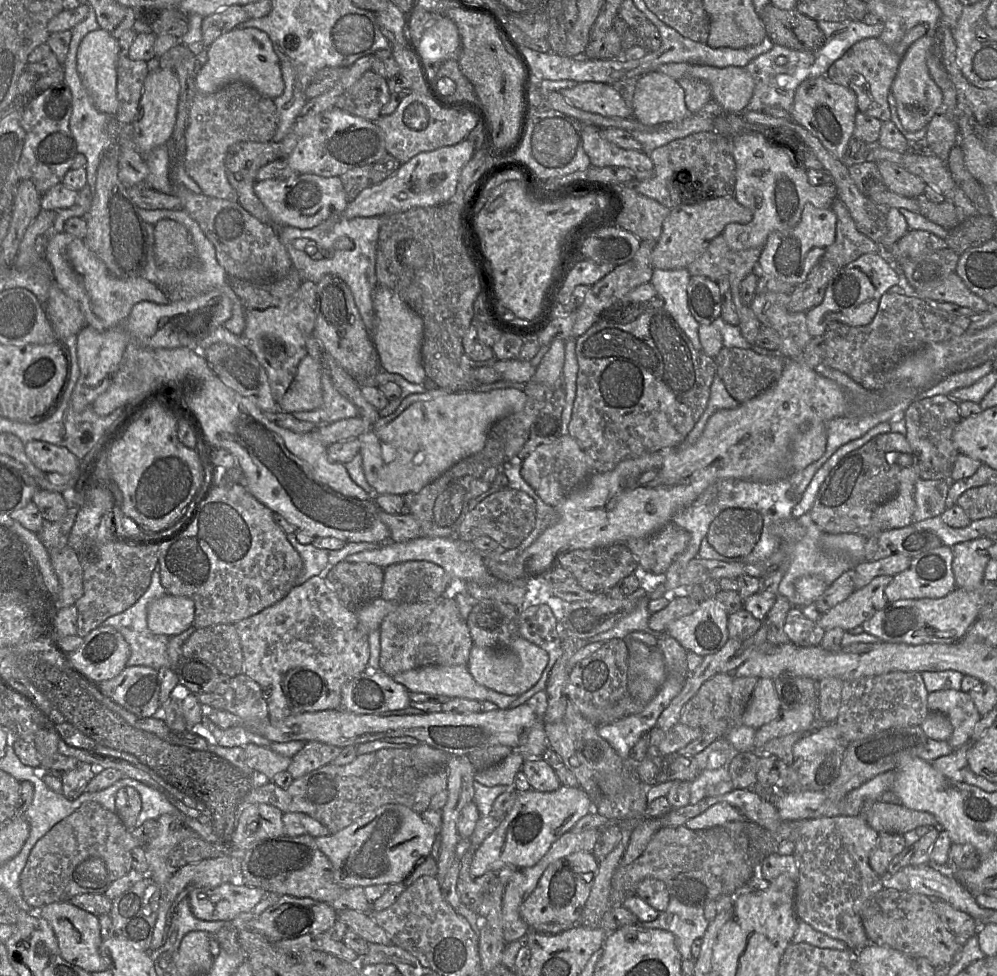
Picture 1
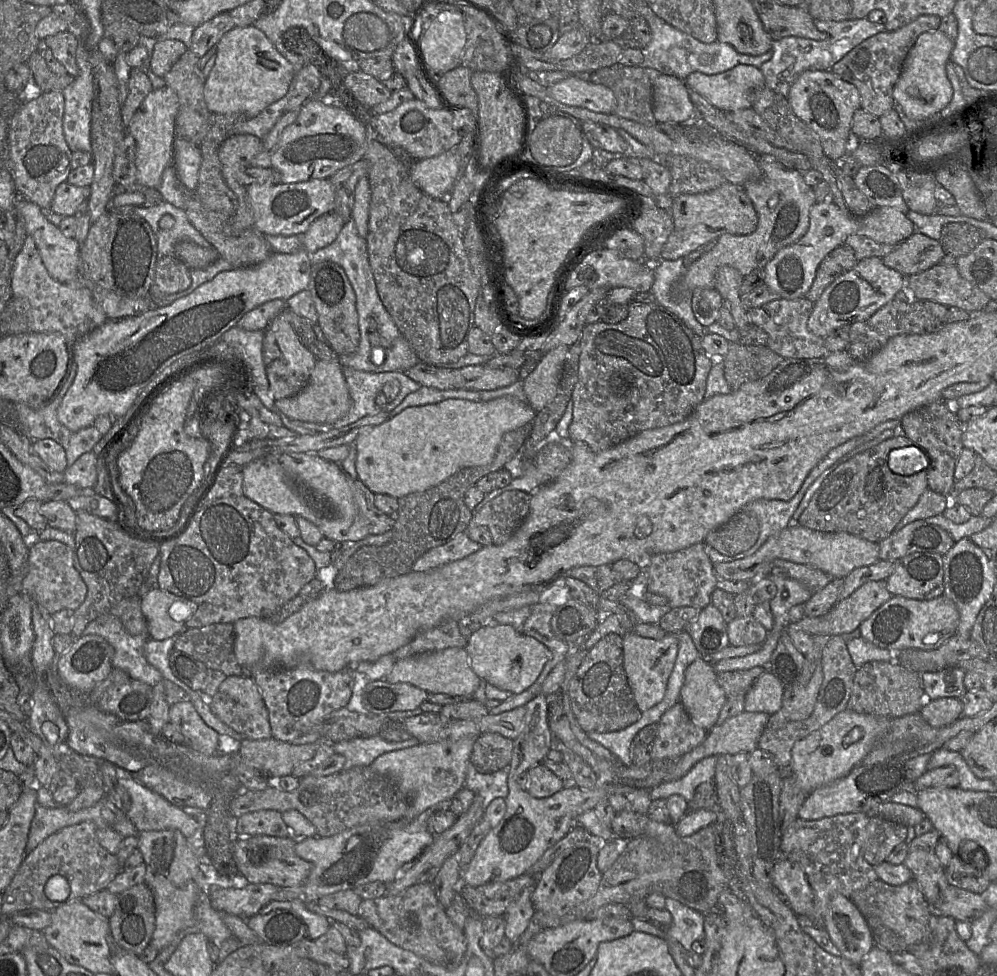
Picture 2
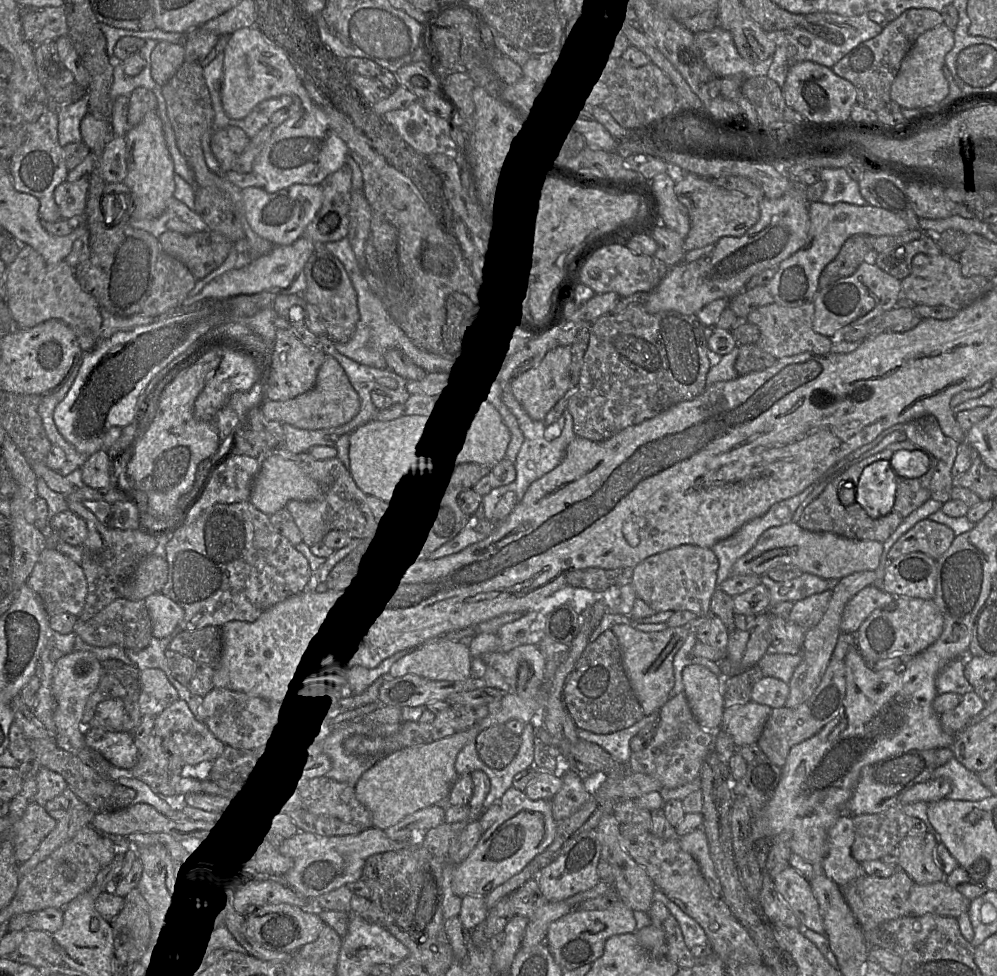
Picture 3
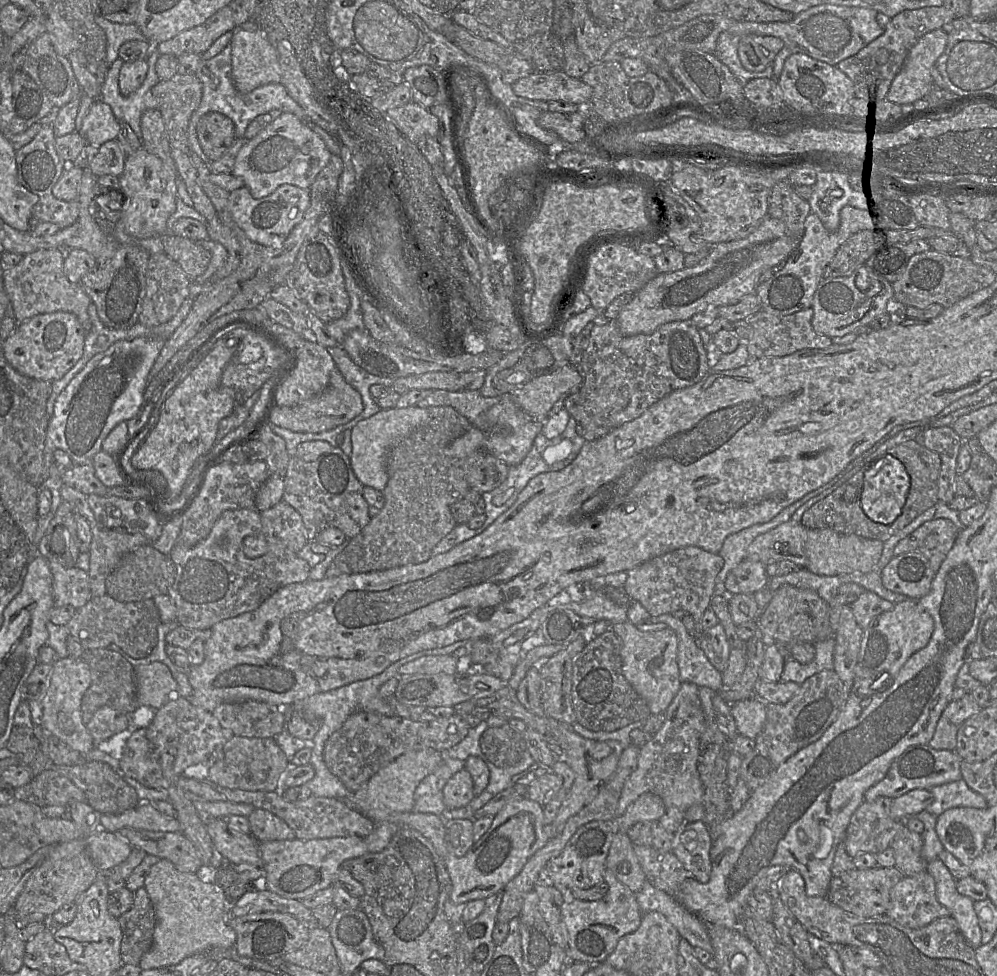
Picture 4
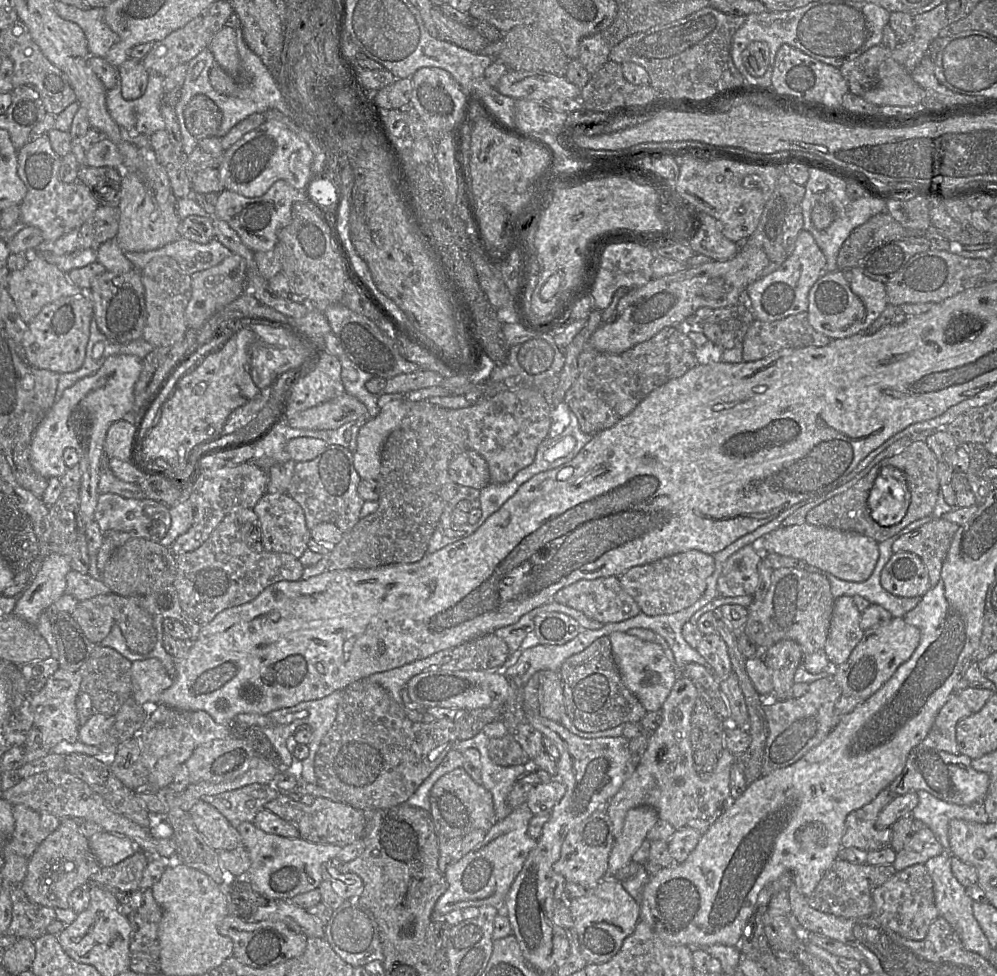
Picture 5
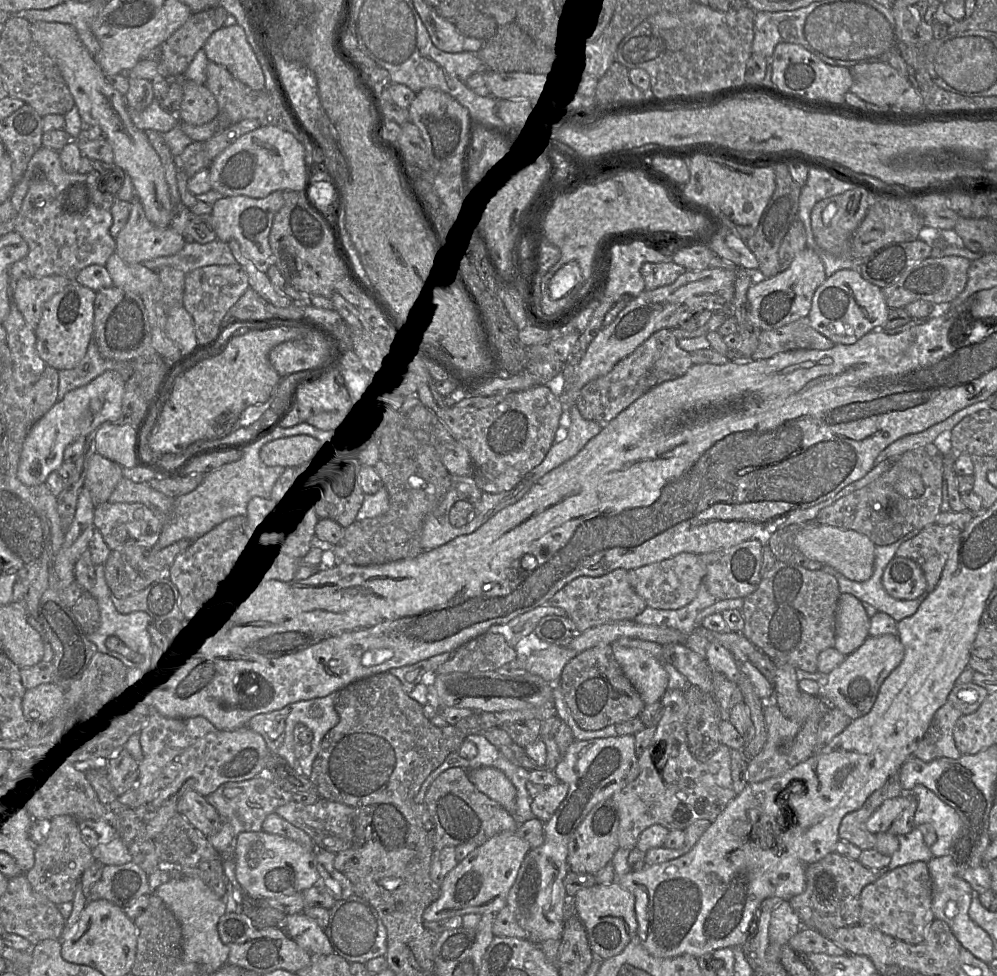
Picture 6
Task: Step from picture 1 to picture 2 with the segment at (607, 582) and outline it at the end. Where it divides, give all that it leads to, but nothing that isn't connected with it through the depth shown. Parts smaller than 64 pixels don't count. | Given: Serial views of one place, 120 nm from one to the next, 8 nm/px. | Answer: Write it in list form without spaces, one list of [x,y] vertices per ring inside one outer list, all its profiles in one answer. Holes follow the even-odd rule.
[[[618,560],[600,566],[574,567],[565,577],[578,579],[601,595],[604,591],[621,582],[632,582],[640,573],[640,566],[629,560]]]

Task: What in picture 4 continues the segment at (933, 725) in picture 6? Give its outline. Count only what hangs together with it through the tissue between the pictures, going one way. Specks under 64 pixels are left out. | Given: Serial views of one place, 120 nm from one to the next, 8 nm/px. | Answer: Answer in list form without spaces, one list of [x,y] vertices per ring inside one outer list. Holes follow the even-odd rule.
[[[966,692],[959,700],[951,700],[942,711],[929,744],[935,749],[955,750],[960,725],[981,709],[971,692]]]

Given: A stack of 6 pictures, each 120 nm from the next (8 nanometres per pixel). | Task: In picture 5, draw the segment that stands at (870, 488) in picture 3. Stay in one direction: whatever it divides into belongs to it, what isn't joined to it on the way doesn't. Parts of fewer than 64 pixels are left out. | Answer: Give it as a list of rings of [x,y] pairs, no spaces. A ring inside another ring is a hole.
[[[885,466],[874,482],[867,504],[871,517],[879,525],[892,526],[906,515],[910,499],[904,474],[893,466]]]

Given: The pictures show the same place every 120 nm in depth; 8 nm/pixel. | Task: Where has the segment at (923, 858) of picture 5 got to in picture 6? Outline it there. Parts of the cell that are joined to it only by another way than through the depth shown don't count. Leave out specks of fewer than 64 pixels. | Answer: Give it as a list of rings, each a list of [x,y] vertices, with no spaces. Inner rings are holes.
[[[916,827],[907,834],[898,835],[899,848],[891,856],[888,870],[916,861],[928,862],[933,857],[930,847],[923,839],[923,834]]]

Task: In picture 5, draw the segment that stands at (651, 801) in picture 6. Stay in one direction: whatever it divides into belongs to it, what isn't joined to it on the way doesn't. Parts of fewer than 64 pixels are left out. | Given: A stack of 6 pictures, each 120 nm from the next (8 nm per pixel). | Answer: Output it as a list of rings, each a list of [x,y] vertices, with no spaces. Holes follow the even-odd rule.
[[[677,678],[661,707],[660,725],[648,734],[648,745],[640,762],[606,805],[615,839],[621,835],[625,816],[632,808],[651,806],[660,820],[667,821],[677,830],[694,818],[714,819],[731,800],[730,771],[737,761],[736,755],[724,748],[708,778],[702,778],[694,766],[690,721],[698,698],[697,689],[689,678]]]

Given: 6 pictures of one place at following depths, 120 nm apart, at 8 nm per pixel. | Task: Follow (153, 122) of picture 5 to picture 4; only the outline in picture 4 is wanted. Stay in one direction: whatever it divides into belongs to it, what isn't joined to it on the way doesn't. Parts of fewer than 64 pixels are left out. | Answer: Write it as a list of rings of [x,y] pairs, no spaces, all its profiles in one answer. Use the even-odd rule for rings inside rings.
[[[150,43],[145,60],[148,63],[148,71],[142,85],[133,93],[124,96],[119,89],[119,73],[123,64],[121,58],[115,59],[108,69],[105,81],[102,85],[101,95],[98,99],[109,105],[118,121],[124,121],[130,125],[135,134],[141,138],[141,116],[148,109],[158,109],[158,102],[152,94],[152,88],[159,82],[156,72],[156,61],[160,56],[157,45]]]

